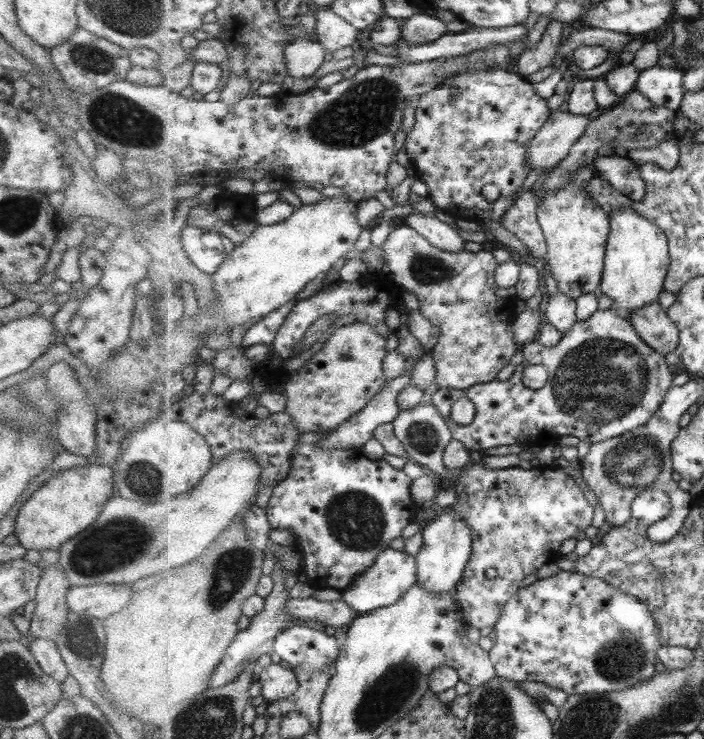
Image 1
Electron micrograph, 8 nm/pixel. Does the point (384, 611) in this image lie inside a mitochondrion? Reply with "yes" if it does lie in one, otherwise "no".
no

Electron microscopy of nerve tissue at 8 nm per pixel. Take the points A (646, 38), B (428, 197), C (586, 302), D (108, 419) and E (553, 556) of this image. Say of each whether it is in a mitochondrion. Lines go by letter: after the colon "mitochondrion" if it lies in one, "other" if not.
A: other
B: other
C: other
D: other
E: other

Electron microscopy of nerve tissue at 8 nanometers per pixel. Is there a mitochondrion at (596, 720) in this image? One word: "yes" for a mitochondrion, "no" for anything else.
yes

